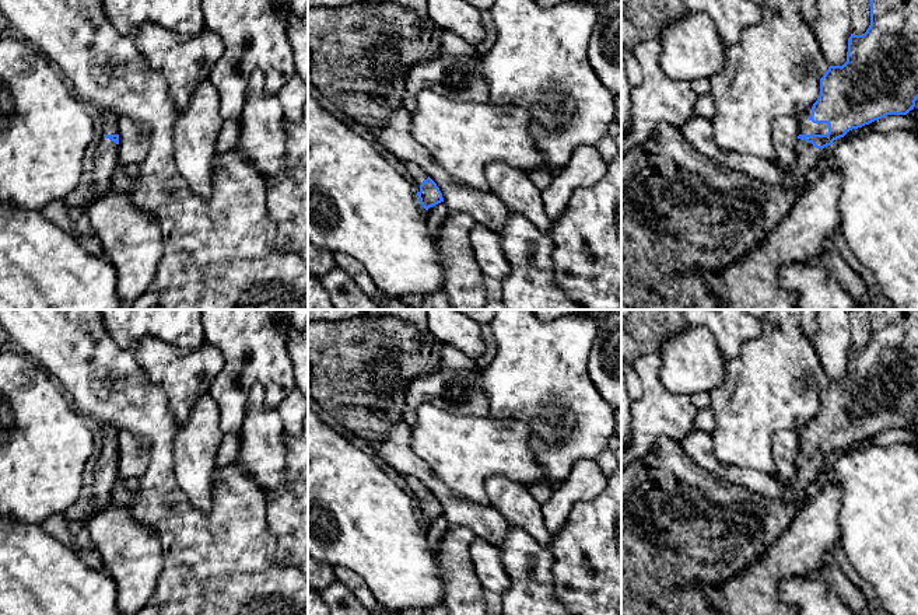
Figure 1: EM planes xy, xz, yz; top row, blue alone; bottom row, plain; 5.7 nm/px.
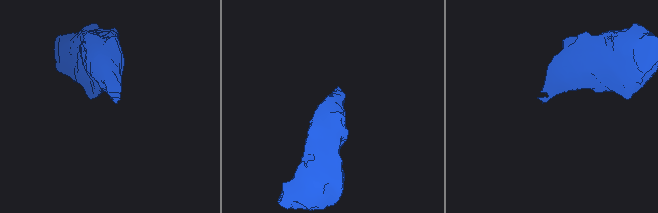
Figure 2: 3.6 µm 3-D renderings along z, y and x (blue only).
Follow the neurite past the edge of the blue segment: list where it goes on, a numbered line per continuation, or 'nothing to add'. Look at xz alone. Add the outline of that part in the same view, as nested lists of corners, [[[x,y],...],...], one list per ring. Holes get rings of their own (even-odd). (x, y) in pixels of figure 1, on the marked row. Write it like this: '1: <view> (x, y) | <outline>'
1: xz (417, 174) | [[[404,163],[404,164],[414,181],[414,186],[420,186],[428,178],[428,175],[418,165],[413,163]]]

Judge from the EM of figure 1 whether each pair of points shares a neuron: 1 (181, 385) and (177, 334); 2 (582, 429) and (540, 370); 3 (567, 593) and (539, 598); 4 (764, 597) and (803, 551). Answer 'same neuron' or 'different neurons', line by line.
1: different neurons
2: same neuron
3: different neurons
4: same neuron

